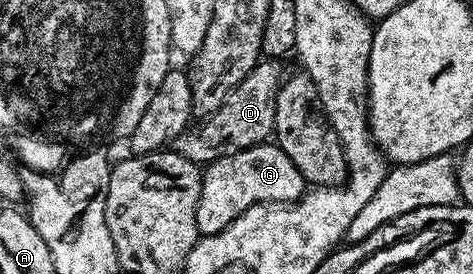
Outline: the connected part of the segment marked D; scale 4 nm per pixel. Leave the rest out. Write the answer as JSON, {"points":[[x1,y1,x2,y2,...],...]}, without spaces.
{"points":[[279,61,256,63,255,68,228,93,222,105,200,122,203,124,199,128,188,129,175,138,173,150,189,161,206,165,221,155,231,155,234,151,268,142,275,130,275,98,285,78,283,66]]}

